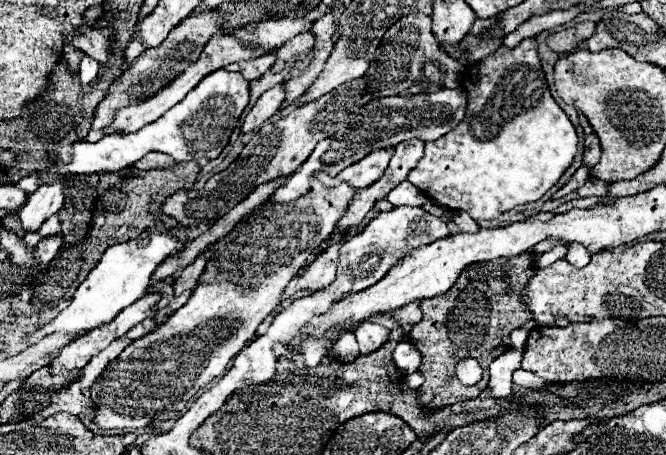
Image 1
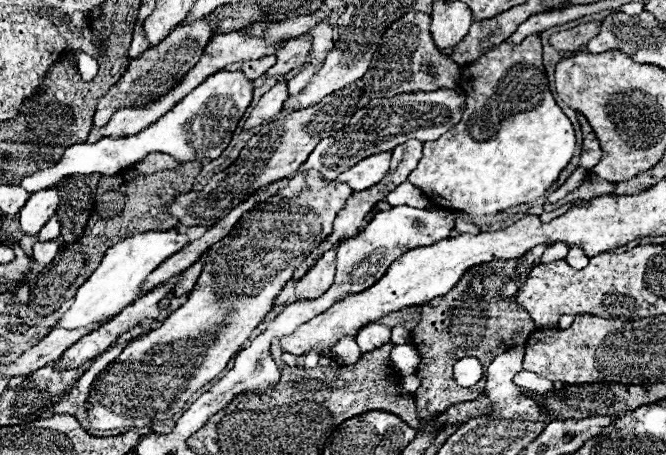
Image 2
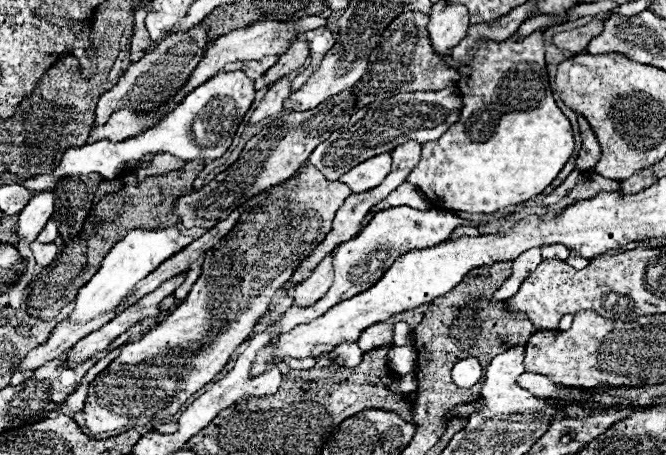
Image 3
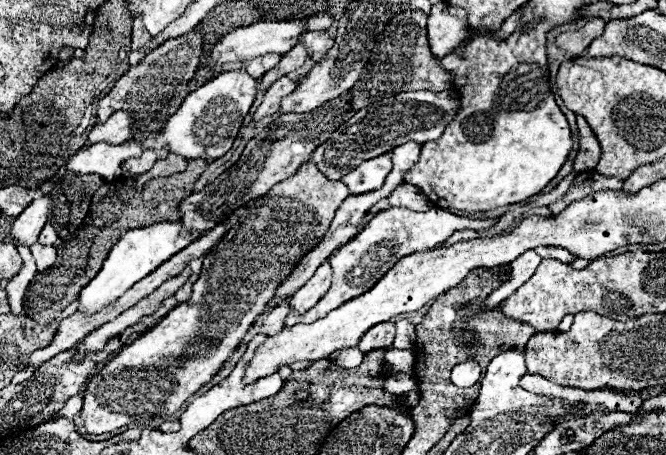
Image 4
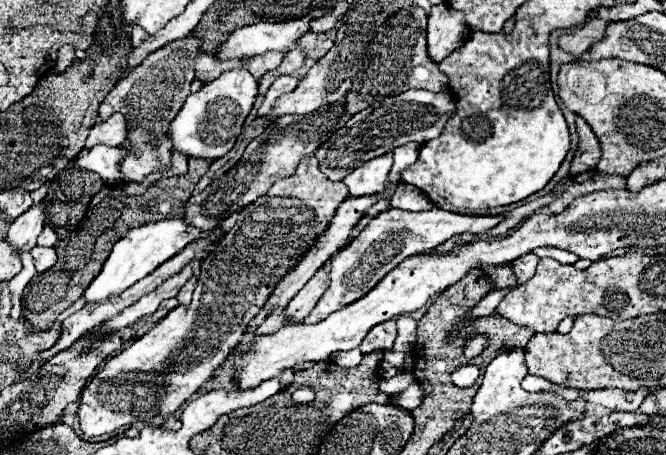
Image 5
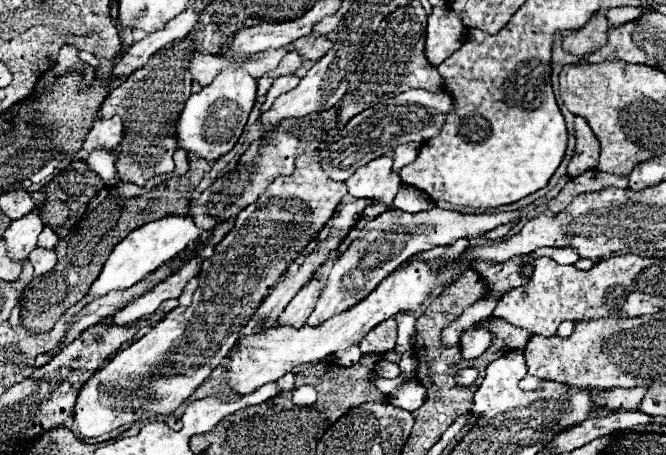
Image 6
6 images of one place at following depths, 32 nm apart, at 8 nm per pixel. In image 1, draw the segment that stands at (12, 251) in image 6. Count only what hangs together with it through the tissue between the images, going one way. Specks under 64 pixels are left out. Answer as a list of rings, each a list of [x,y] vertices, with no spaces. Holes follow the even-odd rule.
[[[64,176],[54,180],[52,184],[40,186],[36,192],[28,196],[26,206],[20,210],[20,220],[24,232],[38,232],[38,228],[62,208],[64,196]]]

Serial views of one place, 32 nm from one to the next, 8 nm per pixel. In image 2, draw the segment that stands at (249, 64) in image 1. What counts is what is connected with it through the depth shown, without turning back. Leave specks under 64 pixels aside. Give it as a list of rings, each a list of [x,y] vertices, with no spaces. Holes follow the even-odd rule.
[[[264,56],[260,60],[246,60],[242,62],[241,71],[246,74],[246,78],[256,80],[258,76],[262,76],[268,68],[272,68],[276,64],[276,56]]]

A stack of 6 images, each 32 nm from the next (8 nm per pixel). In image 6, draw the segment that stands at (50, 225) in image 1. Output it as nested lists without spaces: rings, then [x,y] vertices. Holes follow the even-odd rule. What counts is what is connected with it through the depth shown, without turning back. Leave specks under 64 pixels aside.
[[[44,226],[42,234],[38,236],[38,246],[40,248],[46,248],[46,250],[52,250],[56,246],[56,242],[58,242],[58,236],[48,226]]]

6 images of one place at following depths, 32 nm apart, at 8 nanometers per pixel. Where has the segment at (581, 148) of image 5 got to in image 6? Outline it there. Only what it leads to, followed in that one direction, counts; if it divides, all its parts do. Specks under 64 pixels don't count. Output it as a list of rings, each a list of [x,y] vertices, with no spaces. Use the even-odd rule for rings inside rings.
[[[576,116],[574,132],[576,132],[576,148],[574,148],[574,156],[568,162],[568,176],[570,178],[596,168],[598,156],[600,156],[600,144],[584,118]]]

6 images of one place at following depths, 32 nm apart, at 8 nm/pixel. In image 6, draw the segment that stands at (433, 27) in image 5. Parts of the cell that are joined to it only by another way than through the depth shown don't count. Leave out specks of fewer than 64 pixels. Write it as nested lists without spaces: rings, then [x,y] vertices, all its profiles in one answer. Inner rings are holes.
[[[432,8],[426,30],[426,56],[430,64],[438,66],[442,60],[452,56],[466,40],[466,28],[458,14],[450,8]]]

